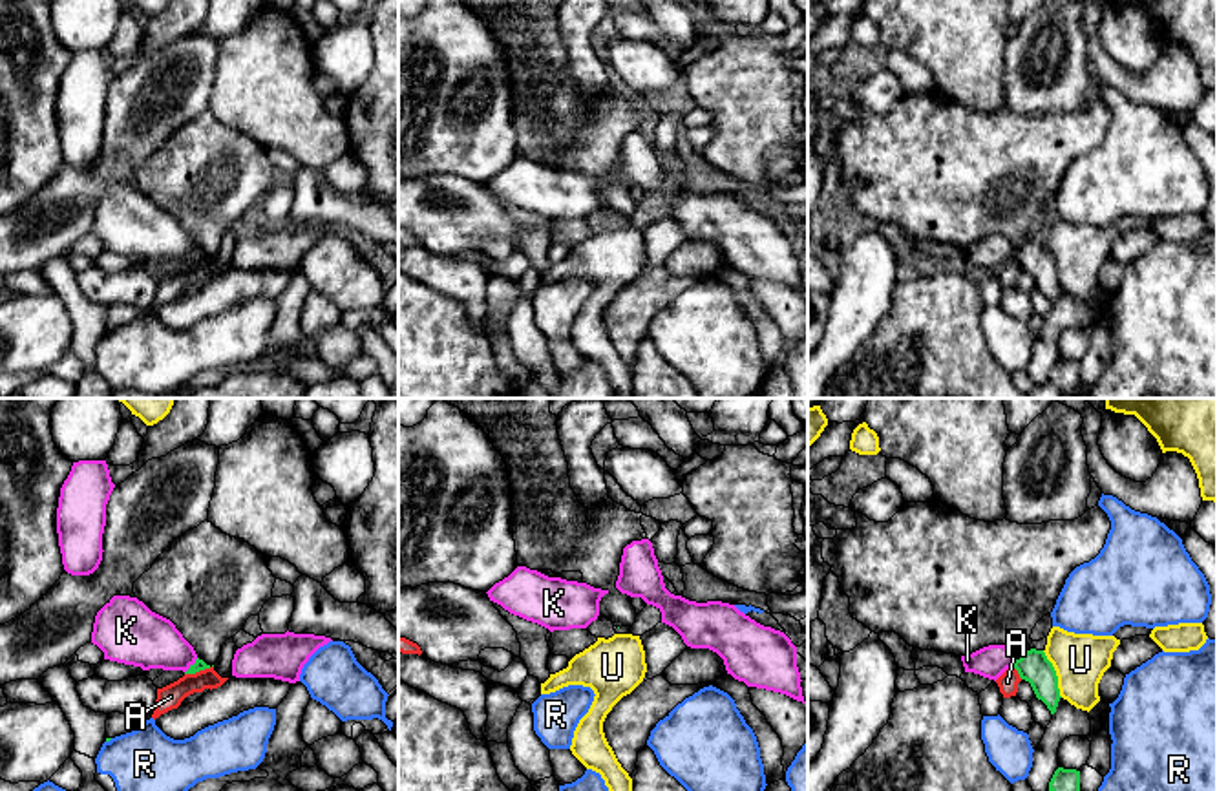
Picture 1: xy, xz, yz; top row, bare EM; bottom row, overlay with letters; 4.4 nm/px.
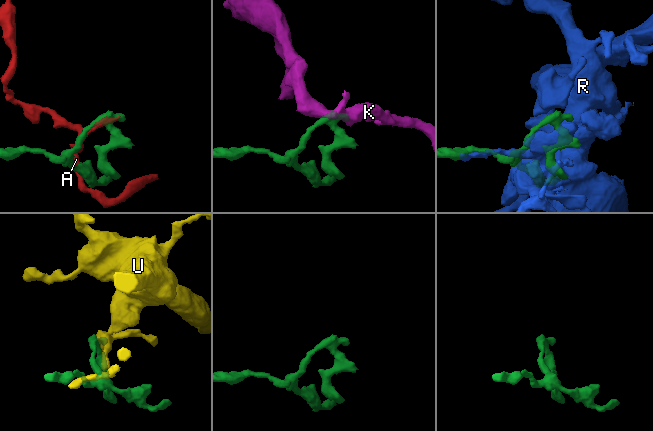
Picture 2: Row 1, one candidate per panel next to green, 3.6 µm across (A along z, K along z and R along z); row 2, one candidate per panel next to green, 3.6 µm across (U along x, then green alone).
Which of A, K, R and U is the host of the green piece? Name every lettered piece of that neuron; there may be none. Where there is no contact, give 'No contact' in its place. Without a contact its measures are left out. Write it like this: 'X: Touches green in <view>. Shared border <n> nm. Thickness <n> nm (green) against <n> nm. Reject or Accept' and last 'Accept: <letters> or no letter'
A: Touches green in xy. Shared border 130 nm. Thickness 50 nm (green) against 110 nm. Reject
K: Touches green in xy. Shared border 90 nm. Thickness 50 nm (green) against 260 nm. Reject
R: Touches green in xy. Shared border 40 nm. Thickness 20 nm (green) against 320 nm. Reject
U: Touches green in yz. Shared border 220 nm. Thickness 140 nm (green) against 240 nm. Reject
Accept: no letter

